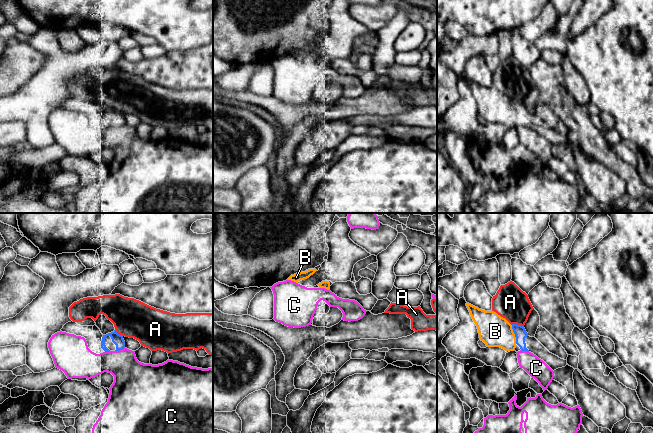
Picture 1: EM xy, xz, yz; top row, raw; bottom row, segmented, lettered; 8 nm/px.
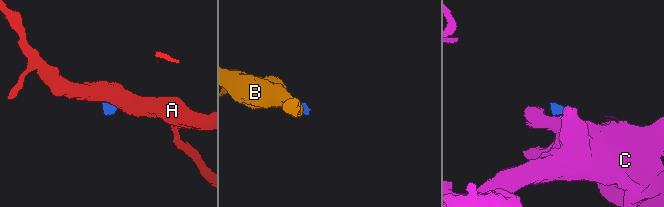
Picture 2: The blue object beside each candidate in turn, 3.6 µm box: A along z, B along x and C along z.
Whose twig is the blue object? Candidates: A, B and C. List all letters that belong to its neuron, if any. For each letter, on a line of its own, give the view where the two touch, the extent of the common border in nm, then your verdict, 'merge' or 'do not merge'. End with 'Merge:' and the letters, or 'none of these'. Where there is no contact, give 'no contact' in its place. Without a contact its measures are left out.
A: contact in yz; length 110 nm; do not merge
B: contact in yz; length 160 nm; merge
C: contact in xy; length 90 nm; do not merge
Merge: B

